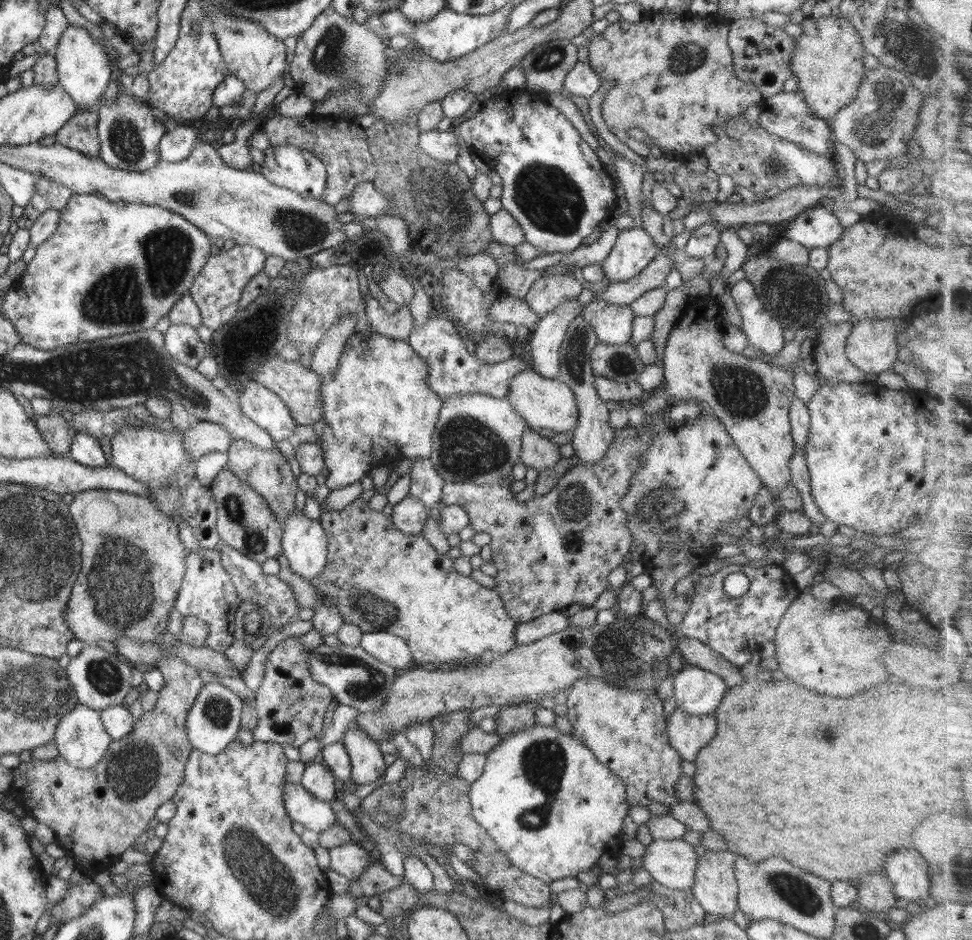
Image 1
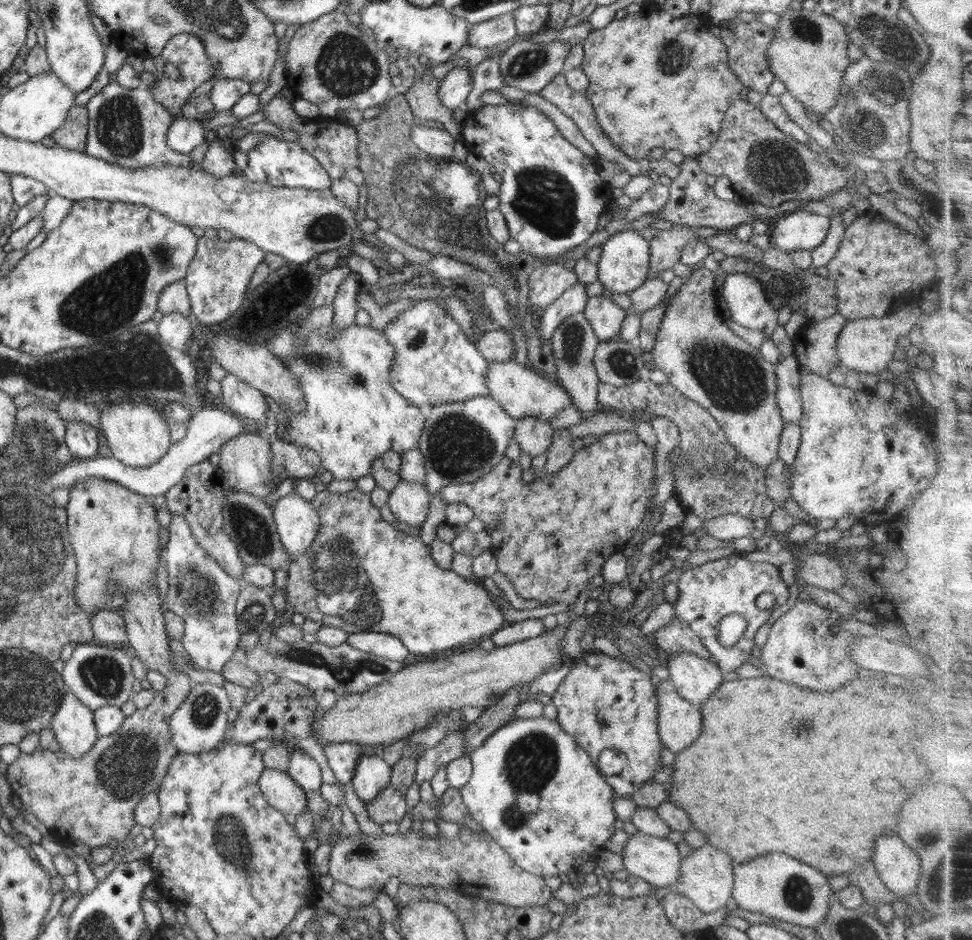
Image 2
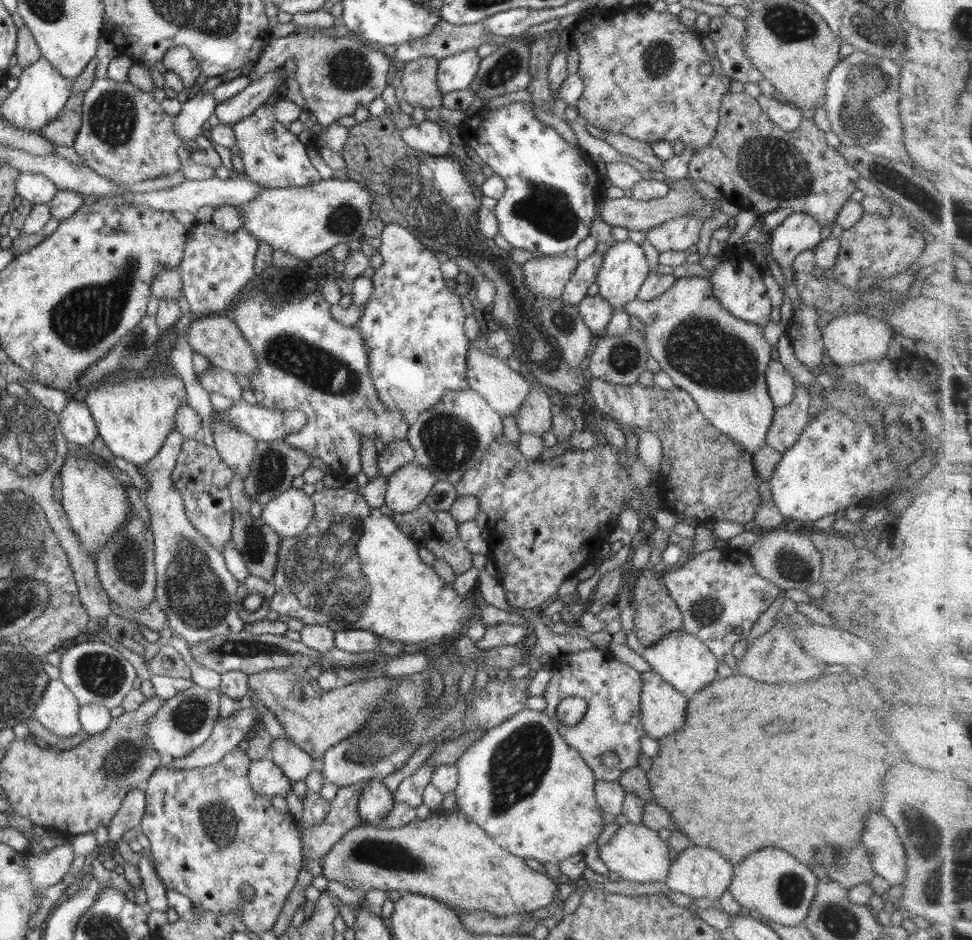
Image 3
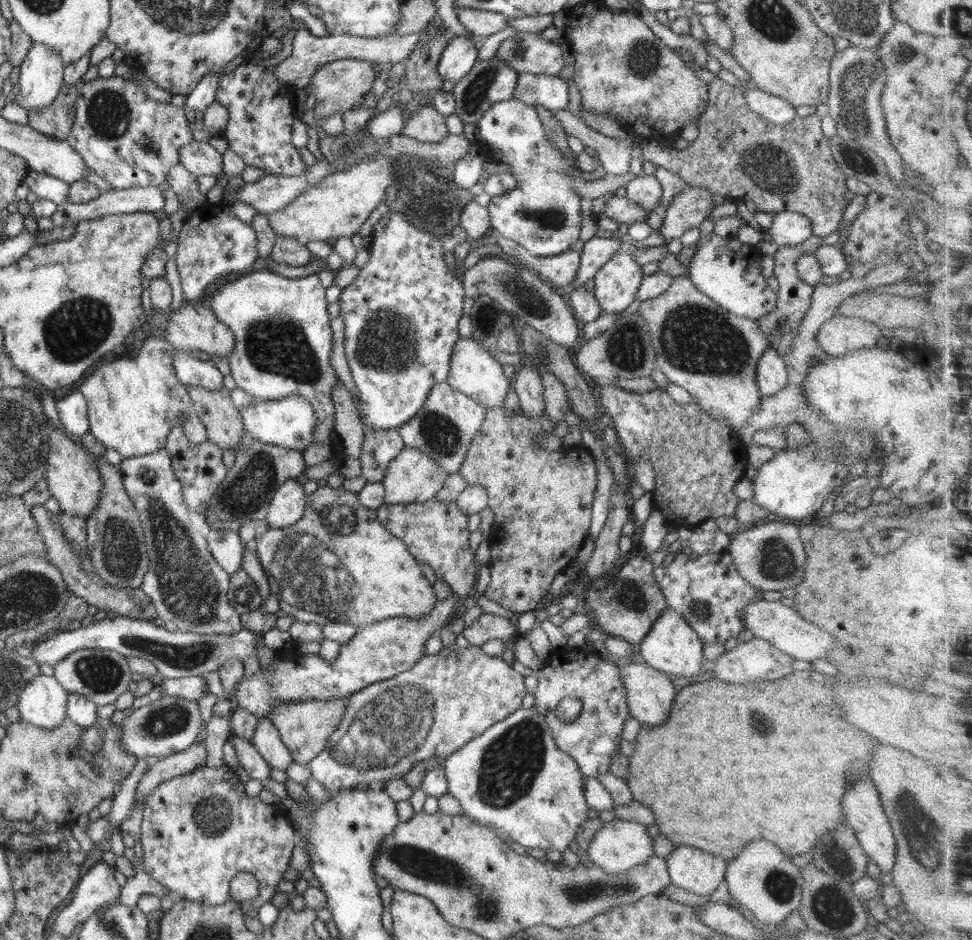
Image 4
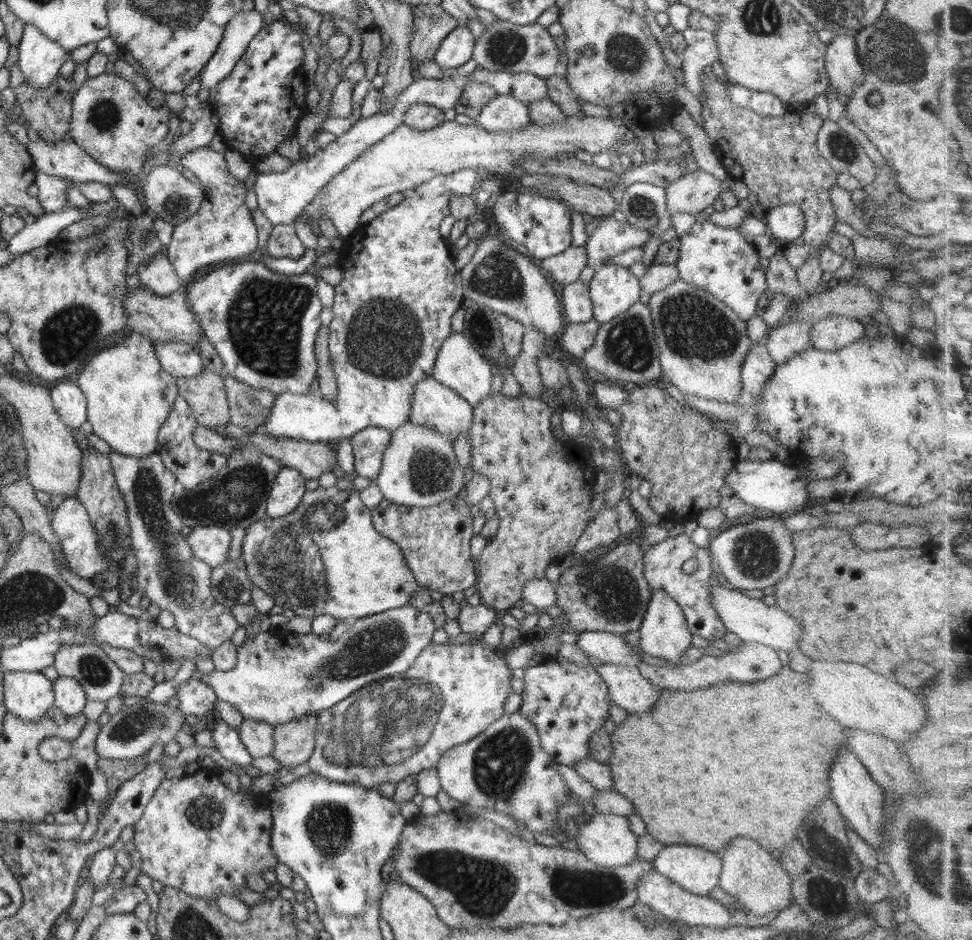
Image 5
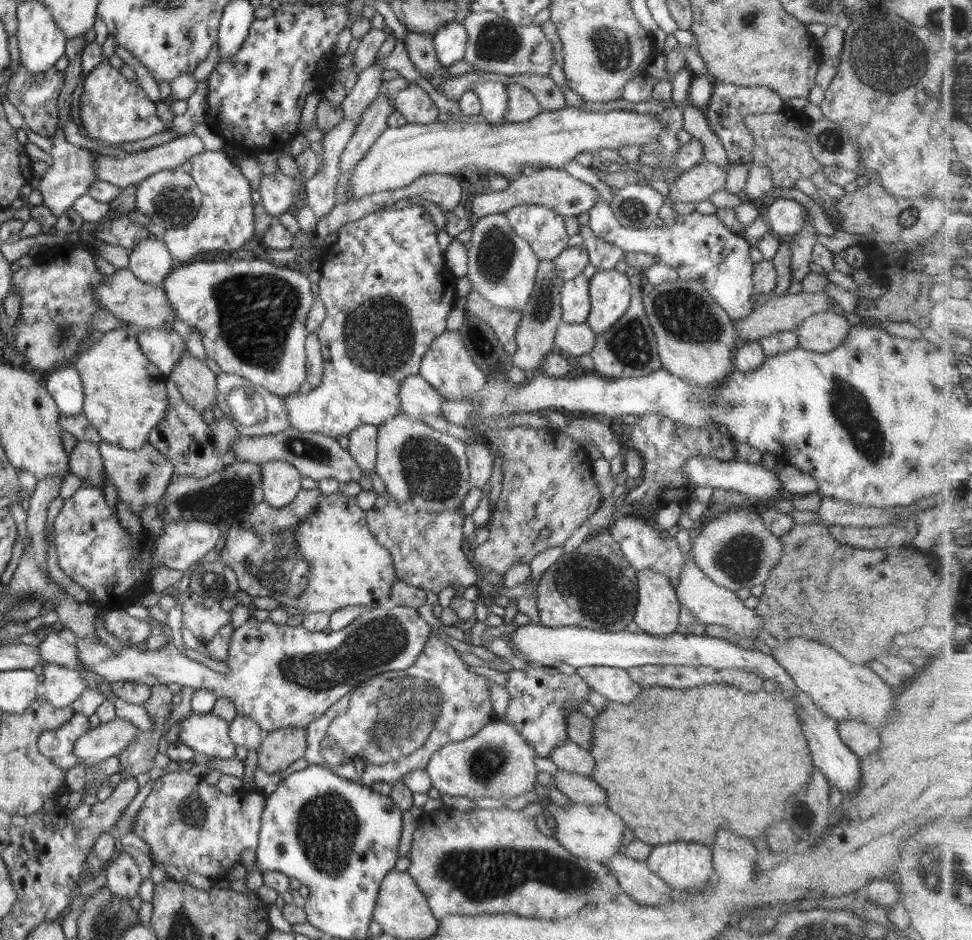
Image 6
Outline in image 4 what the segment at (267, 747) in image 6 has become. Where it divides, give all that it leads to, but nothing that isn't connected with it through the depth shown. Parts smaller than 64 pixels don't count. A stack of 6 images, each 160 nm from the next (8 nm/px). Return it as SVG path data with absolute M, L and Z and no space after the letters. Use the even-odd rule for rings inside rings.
M349 696L326 700L307 698L298 702L283 702L273 708L268 720L278 729L280 738L290 750L294 762L306 765L322 752L328 744L328 737L336 730L345 714L348 699Z

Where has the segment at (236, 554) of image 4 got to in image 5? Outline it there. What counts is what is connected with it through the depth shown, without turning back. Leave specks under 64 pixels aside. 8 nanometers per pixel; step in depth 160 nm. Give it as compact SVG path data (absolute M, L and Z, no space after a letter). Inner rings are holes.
M217 526L193 527L187 534L195 559L203 560L212 568L228 561L230 540L232 538L229 529Z

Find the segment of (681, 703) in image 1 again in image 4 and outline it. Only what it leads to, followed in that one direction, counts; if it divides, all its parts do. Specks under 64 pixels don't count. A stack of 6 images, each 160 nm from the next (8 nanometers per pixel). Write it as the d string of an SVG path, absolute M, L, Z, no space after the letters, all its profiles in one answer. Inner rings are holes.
M666 607L655 620L648 635L640 644L640 655L646 664L663 673L674 674L678 678L686 678L690 682L701 680L700 667L704 662L702 646L704 645L694 629L673 608Z

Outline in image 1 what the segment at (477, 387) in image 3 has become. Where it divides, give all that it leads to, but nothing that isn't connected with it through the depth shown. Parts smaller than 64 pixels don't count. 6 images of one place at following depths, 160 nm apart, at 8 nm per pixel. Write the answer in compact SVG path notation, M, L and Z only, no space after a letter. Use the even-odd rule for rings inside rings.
M532 368L518 372L518 376L512 378L510 392L506 398L530 429L550 429L556 434L566 434L576 430L578 426L578 407L572 389L557 379L548 380L538 376Z

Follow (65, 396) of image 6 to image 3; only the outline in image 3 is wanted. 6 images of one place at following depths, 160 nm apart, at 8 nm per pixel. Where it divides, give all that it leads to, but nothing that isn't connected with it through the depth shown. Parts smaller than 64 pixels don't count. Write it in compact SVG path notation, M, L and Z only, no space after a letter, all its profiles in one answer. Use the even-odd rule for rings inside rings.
M72 399L66 410L58 415L58 419L62 435L67 442L91 448L98 436L98 430L90 410L84 403Z

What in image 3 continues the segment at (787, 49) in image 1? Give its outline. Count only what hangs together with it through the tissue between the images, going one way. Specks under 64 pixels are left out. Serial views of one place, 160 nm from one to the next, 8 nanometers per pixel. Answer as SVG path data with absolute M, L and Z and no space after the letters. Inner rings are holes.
M727 14L710 18L710 30L705 34L716 47L722 72L731 80L753 82L764 79L763 74L746 58L742 39L746 35L746 23Z

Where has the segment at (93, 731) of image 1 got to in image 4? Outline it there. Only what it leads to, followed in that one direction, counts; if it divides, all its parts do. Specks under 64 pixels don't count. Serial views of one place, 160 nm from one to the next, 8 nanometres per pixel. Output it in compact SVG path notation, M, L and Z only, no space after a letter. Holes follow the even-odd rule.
M35 676L17 696L17 708L24 721L51 729L59 727L66 718L69 693L54 676Z

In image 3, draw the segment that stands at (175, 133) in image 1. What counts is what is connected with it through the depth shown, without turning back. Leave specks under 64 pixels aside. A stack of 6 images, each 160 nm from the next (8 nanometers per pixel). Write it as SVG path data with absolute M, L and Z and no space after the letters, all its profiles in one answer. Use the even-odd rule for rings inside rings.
M197 92L182 103L179 114L175 116L175 131L188 148L193 146L198 135L206 134L207 120L215 113L216 105L215 98L208 92Z

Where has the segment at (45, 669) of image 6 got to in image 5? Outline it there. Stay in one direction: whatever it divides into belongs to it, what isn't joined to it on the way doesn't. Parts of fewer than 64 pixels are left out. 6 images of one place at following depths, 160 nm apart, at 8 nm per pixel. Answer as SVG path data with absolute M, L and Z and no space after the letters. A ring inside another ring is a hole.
M59 676L53 681L53 689L54 707L68 716L76 716L83 712L87 696L75 678Z

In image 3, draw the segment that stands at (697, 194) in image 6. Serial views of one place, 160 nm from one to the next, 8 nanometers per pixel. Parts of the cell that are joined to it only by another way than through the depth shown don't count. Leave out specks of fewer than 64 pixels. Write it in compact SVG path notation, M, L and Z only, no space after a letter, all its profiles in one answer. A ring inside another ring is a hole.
M694 213L676 215L668 222L648 230L646 238L658 252L685 251L692 244L697 244L702 224L702 220Z

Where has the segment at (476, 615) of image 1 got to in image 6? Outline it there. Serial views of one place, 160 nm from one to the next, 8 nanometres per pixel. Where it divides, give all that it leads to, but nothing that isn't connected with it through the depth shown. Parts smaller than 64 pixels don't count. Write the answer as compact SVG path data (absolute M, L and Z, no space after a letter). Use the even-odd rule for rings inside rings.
M302 489L294 501L284 508L272 509L266 502L262 502L252 513L244 516L230 524L218 560L235 572L239 590L247 592L252 598L268 596L276 599L288 616L314 611L332 612L354 605L373 608L391 604L391 586L399 578L390 553L378 544L376 537L368 530L366 513L356 498L346 497L342 492L326 495L317 489Z

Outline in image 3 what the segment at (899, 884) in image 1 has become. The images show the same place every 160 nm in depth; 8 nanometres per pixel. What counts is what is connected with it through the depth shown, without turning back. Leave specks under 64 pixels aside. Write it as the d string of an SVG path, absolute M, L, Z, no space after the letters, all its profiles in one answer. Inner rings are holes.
M868 814L861 843L874 873L891 886L902 884L906 878L906 851L894 825L882 814Z

